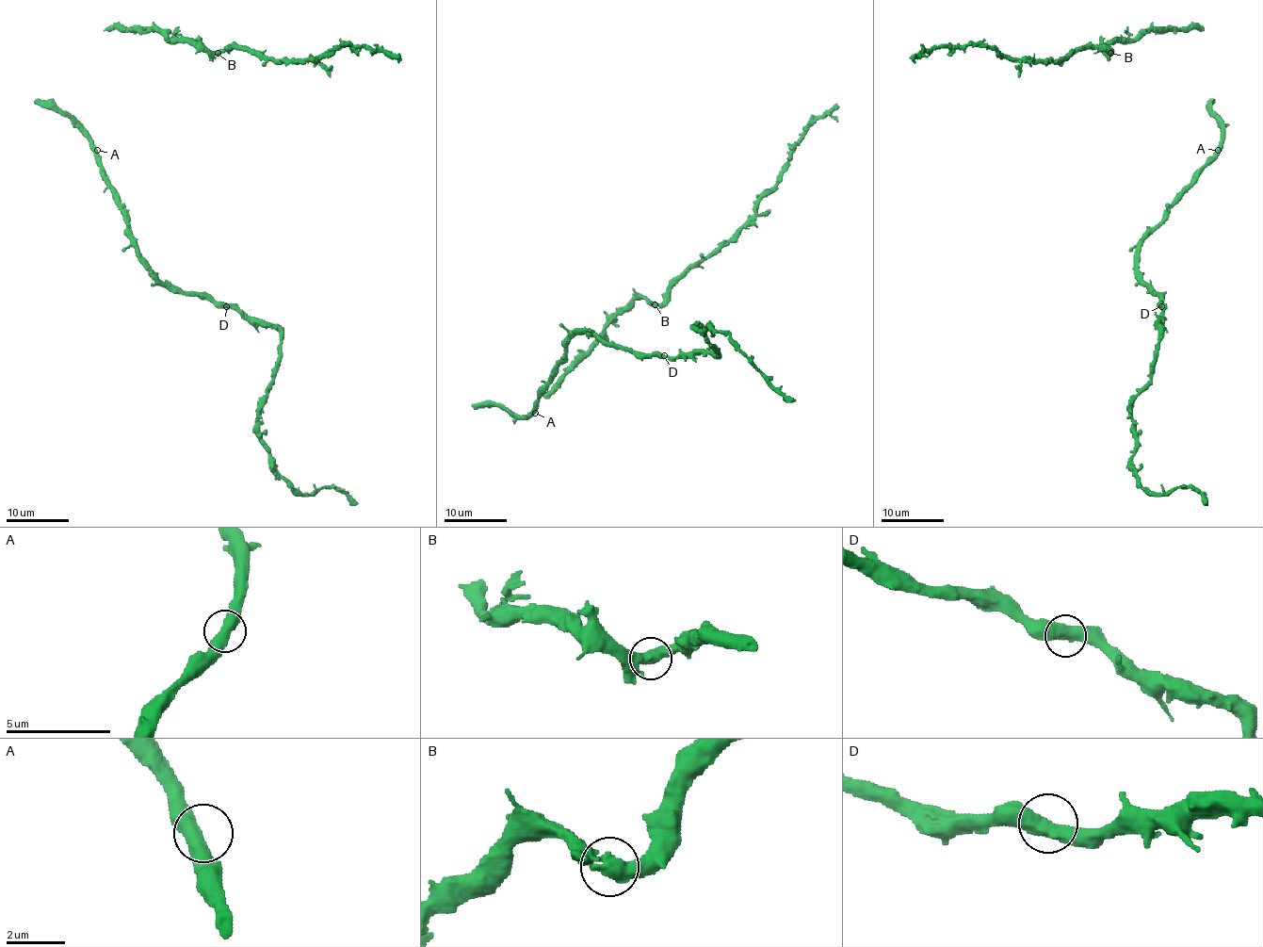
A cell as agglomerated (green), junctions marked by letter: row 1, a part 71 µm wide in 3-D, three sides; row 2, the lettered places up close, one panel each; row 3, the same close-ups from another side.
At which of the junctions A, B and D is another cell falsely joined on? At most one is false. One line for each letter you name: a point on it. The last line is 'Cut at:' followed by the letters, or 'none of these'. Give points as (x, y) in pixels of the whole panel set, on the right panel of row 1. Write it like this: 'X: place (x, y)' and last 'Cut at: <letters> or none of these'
Cut at: none of these

